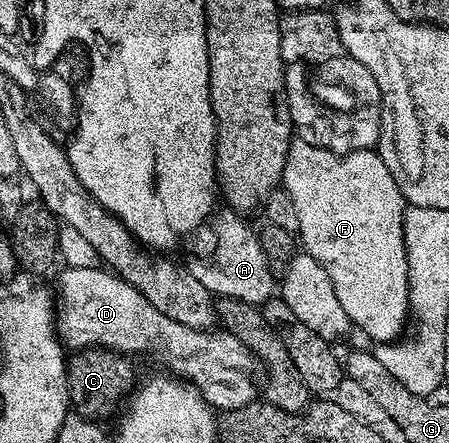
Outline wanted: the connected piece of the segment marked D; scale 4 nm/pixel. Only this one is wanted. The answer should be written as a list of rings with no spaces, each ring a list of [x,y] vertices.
[[[71,268],[63,269],[57,281],[57,316],[55,327],[58,337],[68,350],[96,347],[115,350],[117,353],[134,355],[133,353],[149,353],[161,359],[162,365],[174,376],[185,380],[196,387],[209,405],[217,411],[228,411],[247,406],[259,395],[259,385],[255,383],[255,375],[259,373],[259,362],[245,344],[237,336],[223,331],[211,331],[186,327],[177,323],[161,311],[150,305],[149,301],[135,286],[127,283],[116,273],[106,268]]]

